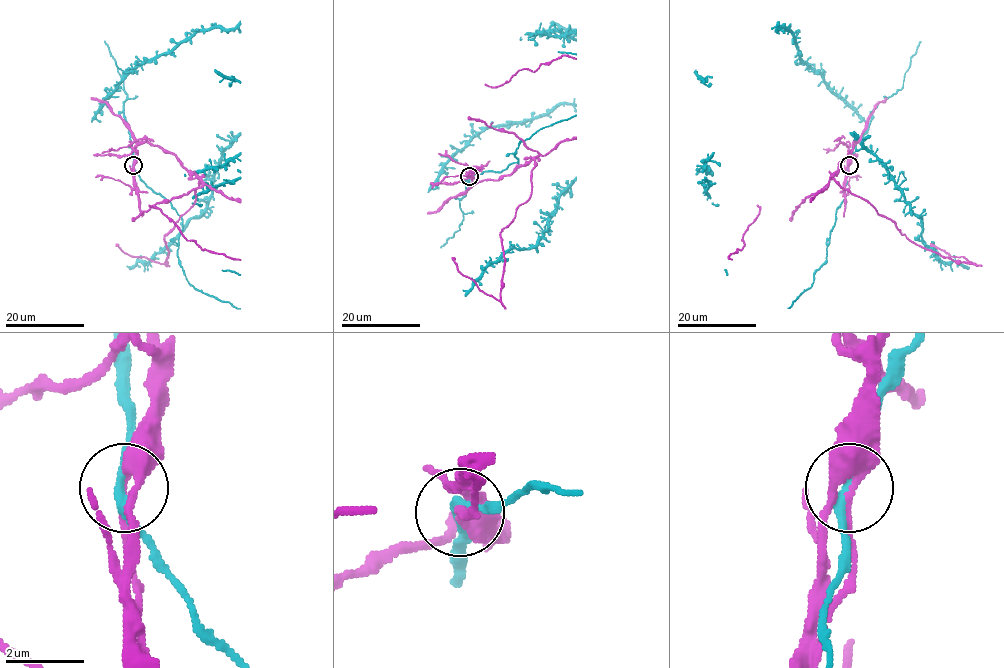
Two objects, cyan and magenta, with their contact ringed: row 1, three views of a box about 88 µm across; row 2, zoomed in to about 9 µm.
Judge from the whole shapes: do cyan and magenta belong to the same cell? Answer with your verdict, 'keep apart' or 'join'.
keep apart

